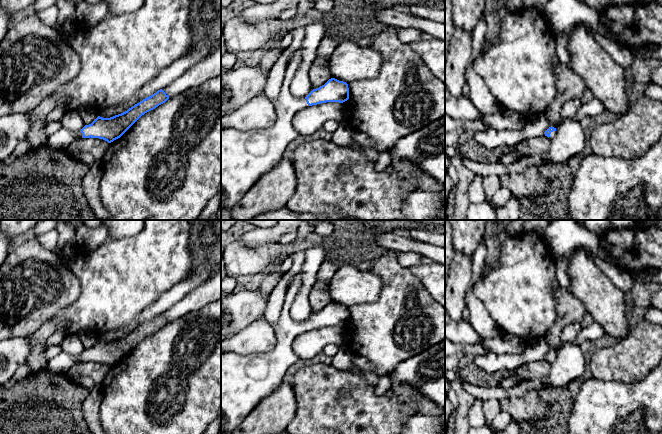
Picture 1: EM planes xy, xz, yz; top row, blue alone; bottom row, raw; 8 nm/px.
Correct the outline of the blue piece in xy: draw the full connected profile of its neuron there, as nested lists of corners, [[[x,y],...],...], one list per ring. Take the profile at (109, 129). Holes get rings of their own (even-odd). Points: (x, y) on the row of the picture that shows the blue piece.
[[[160,89],[121,114],[110,118],[98,116],[79,132],[75,133],[62,127],[48,137],[47,144],[55,149],[68,149],[75,140],[90,137],[111,143],[120,138],[142,115],[165,103],[168,99],[169,96]]]

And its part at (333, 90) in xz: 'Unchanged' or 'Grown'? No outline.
Grown

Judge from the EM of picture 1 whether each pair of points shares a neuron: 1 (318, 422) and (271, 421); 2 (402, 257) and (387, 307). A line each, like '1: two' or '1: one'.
1: two
2: two

